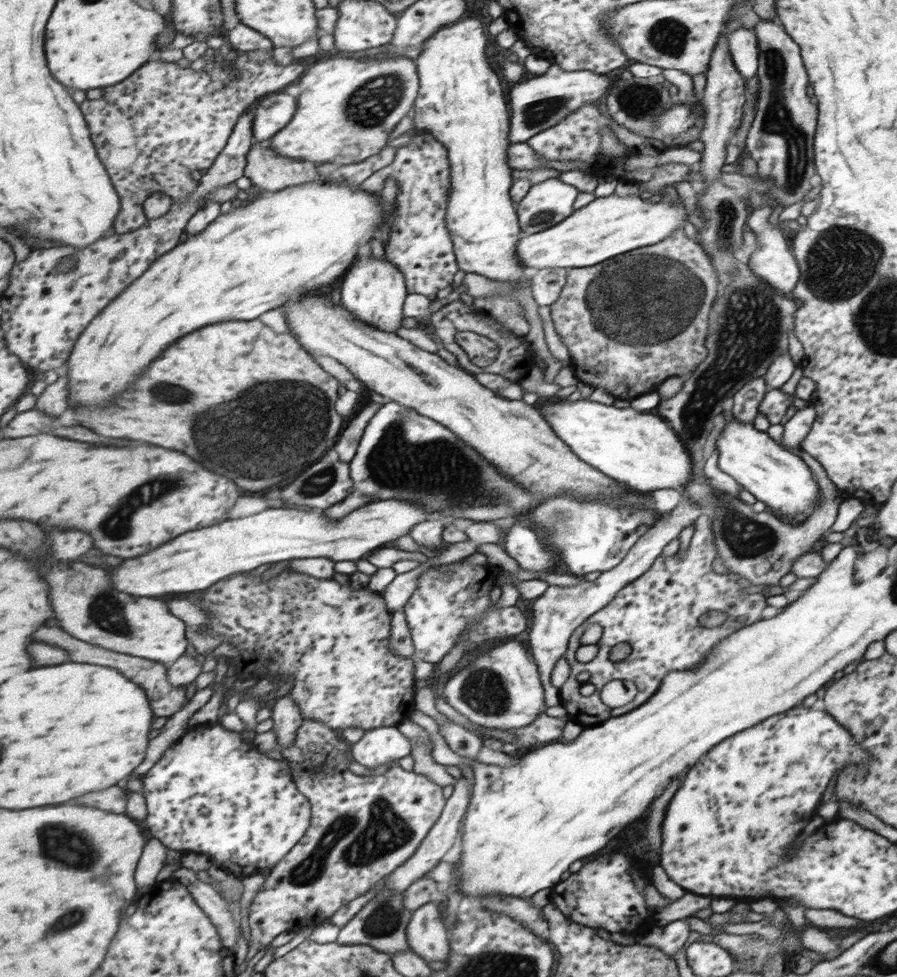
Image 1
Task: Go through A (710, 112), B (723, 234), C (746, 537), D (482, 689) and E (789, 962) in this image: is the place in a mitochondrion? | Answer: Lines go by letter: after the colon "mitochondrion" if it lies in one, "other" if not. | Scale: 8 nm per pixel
A: other
B: mitochondrion
C: mitochondrion
D: mitochondrion
E: other

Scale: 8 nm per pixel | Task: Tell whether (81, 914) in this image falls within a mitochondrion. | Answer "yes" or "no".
yes

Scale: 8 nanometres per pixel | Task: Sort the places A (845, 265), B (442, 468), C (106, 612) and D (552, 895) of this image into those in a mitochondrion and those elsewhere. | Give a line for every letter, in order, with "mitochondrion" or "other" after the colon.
A: mitochondrion
B: mitochondrion
C: mitochondrion
D: other

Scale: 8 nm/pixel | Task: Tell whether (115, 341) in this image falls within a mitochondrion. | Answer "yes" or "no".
no

